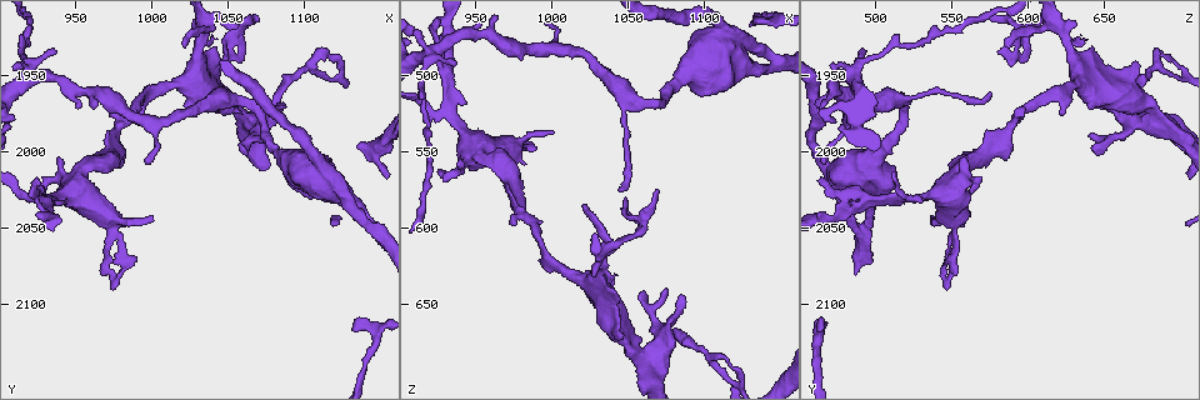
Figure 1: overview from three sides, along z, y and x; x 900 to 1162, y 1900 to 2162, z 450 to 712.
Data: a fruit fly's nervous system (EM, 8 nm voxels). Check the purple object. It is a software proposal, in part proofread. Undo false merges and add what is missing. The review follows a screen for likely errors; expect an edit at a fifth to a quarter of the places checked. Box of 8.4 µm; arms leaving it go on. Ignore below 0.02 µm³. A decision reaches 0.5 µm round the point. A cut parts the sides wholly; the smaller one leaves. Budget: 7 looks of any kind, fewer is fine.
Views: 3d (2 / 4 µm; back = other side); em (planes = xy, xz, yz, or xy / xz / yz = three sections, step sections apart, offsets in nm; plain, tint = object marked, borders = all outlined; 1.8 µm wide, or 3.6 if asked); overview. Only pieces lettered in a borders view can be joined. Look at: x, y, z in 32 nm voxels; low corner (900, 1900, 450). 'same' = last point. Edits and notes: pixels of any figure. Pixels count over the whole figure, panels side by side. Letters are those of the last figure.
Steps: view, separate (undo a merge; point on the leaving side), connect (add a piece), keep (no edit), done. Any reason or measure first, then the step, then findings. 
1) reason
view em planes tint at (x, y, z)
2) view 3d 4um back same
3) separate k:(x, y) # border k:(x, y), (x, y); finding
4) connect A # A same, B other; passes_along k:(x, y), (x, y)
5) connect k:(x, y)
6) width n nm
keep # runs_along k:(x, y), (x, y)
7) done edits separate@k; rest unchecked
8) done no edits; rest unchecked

narrows sharply
view 3d 4um at (1072, 1978, 682)

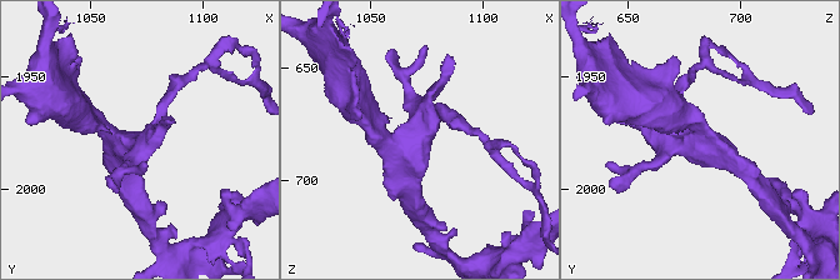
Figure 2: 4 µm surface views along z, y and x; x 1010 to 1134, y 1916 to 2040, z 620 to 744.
view em xy step 4 tint at (1071, 1980, 682)

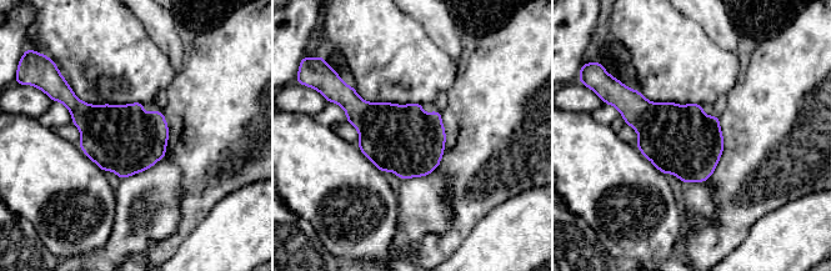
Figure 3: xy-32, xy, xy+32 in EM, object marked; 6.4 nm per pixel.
view em planes borders same

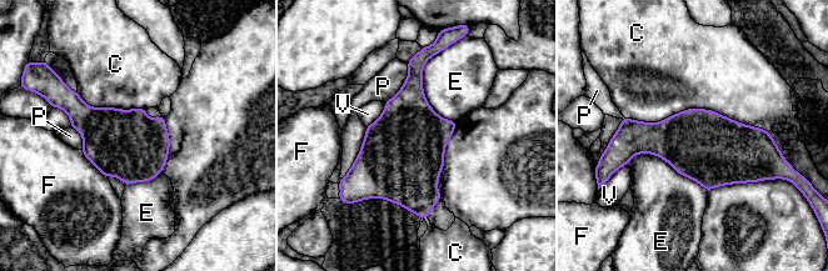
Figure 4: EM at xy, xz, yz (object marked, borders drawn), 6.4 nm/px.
keep # C other, E other, F other, P other, V other; border 4:(626, 164), (654, 154), (707, 190); continuous, no second neuron

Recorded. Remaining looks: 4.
sudden change in width
view 3d 2um at (976, 2000, 578)

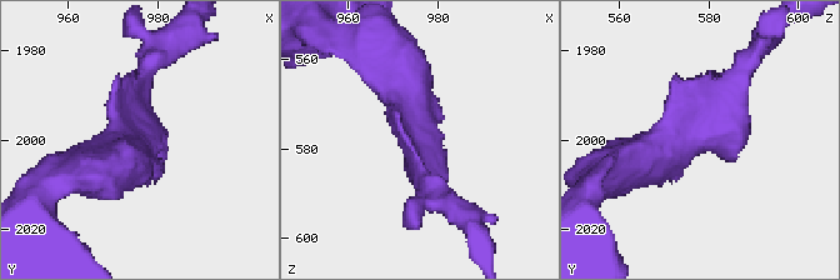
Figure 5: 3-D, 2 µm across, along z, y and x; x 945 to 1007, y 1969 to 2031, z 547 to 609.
arm_widths 160, 340 nm; shape alone is not enough
view em xy step 4 tint at (975, 2000, 578)

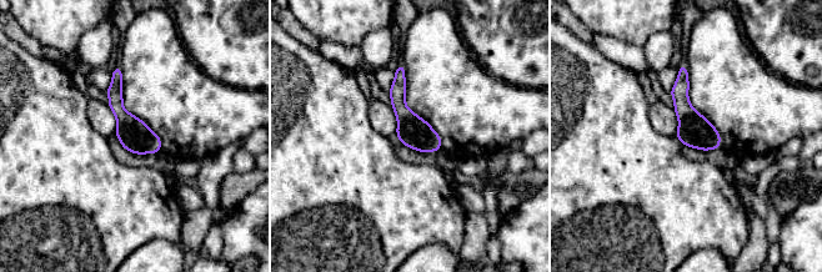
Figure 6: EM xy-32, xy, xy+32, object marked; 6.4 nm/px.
view em planes borders same

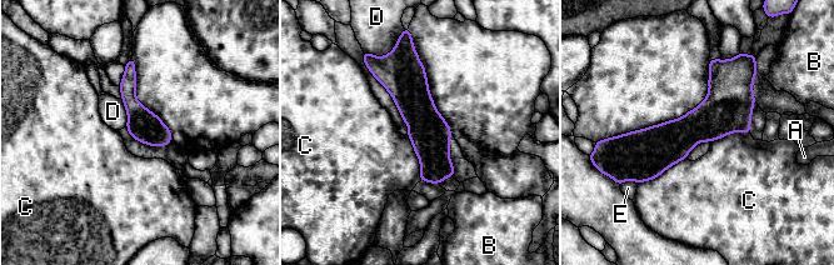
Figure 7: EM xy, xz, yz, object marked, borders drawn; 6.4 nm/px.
keep # A other, B other, C other, D other, E other; runs_along 7:(750, 76), (677, 138), (625, 138); all the same neuron

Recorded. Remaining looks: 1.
done no edits; rest unchecked

